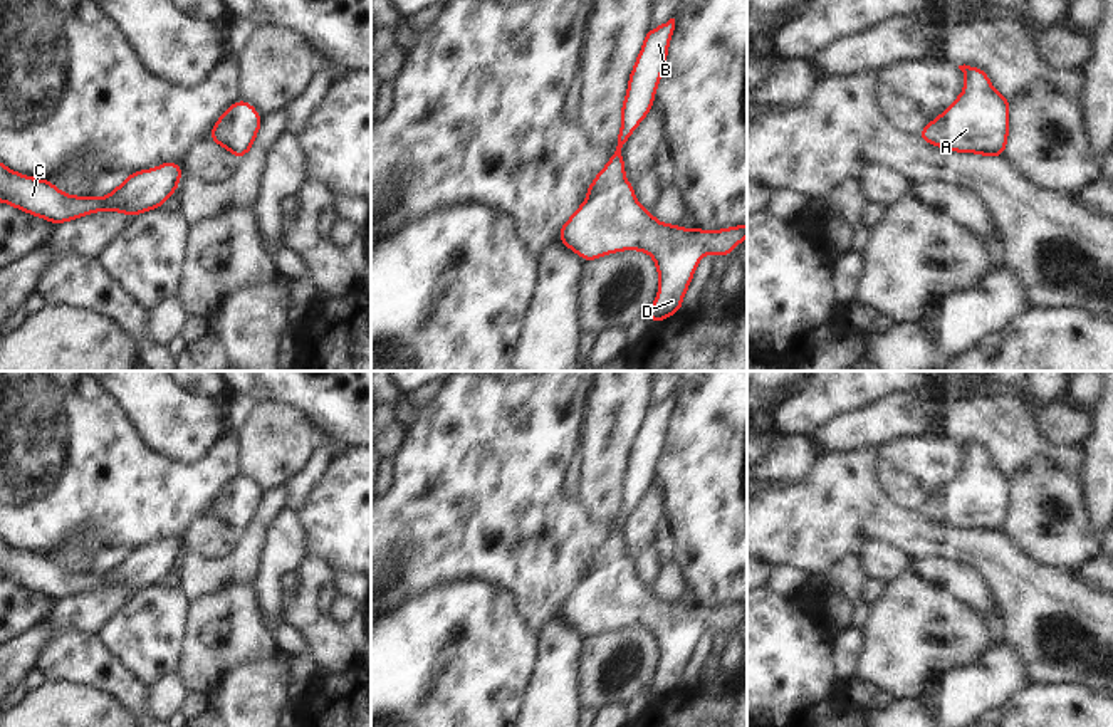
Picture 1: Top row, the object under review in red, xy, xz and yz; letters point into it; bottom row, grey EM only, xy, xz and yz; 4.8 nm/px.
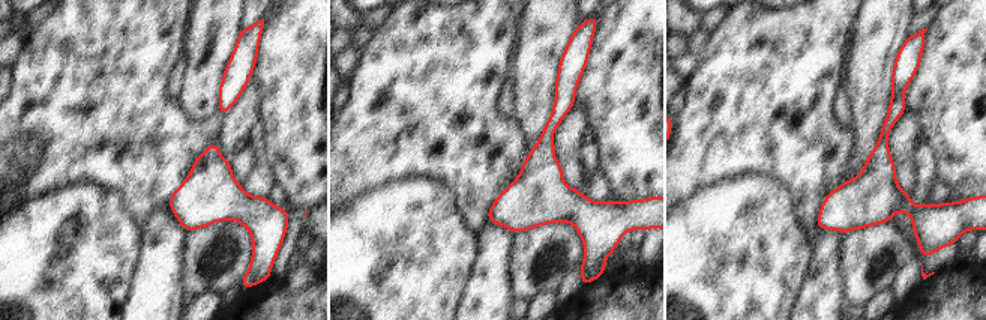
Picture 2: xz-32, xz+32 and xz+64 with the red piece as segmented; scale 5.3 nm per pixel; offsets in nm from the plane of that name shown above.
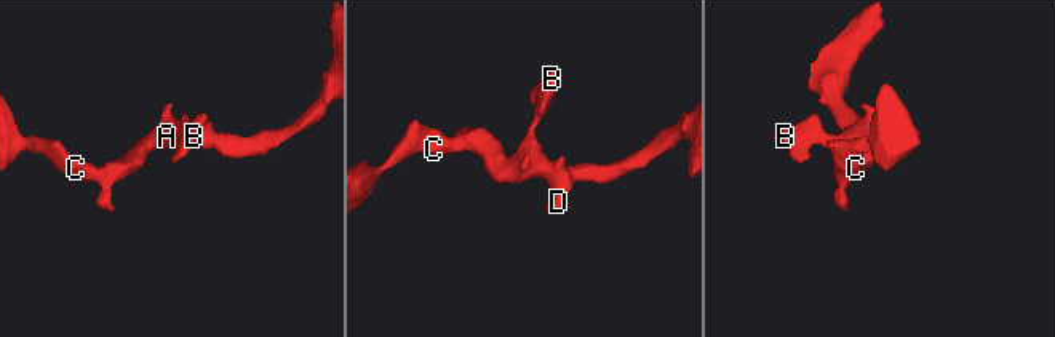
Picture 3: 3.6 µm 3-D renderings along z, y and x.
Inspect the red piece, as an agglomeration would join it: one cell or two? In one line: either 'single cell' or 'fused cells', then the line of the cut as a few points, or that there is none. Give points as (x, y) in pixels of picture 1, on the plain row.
single cell; no cut

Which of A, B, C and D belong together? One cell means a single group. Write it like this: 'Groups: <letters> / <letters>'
Groups: A B C D.

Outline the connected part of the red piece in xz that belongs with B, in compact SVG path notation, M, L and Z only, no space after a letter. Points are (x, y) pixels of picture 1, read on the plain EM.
M670 395L645 410L621 484L616 527L589 561L584 579L557 609L584 638L619 626L643 626L651 631L660 655L658 673L648 685L651 700L682 687L682 675L705 630L729 631L747 613L747 601L707 608L660 599L636 578L635 562L626 557L621 526L653 482L673 406L675 395Z

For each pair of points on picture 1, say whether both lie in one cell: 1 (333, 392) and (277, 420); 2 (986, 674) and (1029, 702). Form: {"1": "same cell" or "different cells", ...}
{"1": "different cells", "2": "different cells"}

